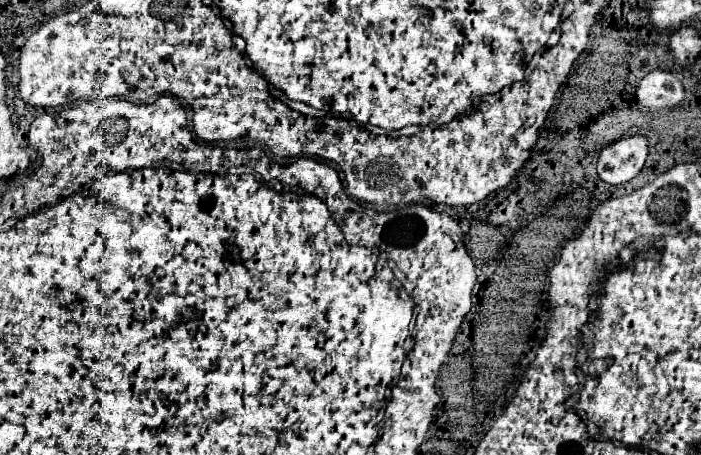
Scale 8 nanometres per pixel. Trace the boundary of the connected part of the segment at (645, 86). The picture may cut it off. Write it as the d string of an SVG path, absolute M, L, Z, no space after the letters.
M651 71L640 81L635 97L644 107L670 109L684 99L684 87L672 73Z

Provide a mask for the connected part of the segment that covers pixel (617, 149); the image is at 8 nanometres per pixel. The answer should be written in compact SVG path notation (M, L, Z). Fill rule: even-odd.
M632 135L618 139L600 153L597 173L610 185L622 185L634 179L648 159L648 139L644 135Z

